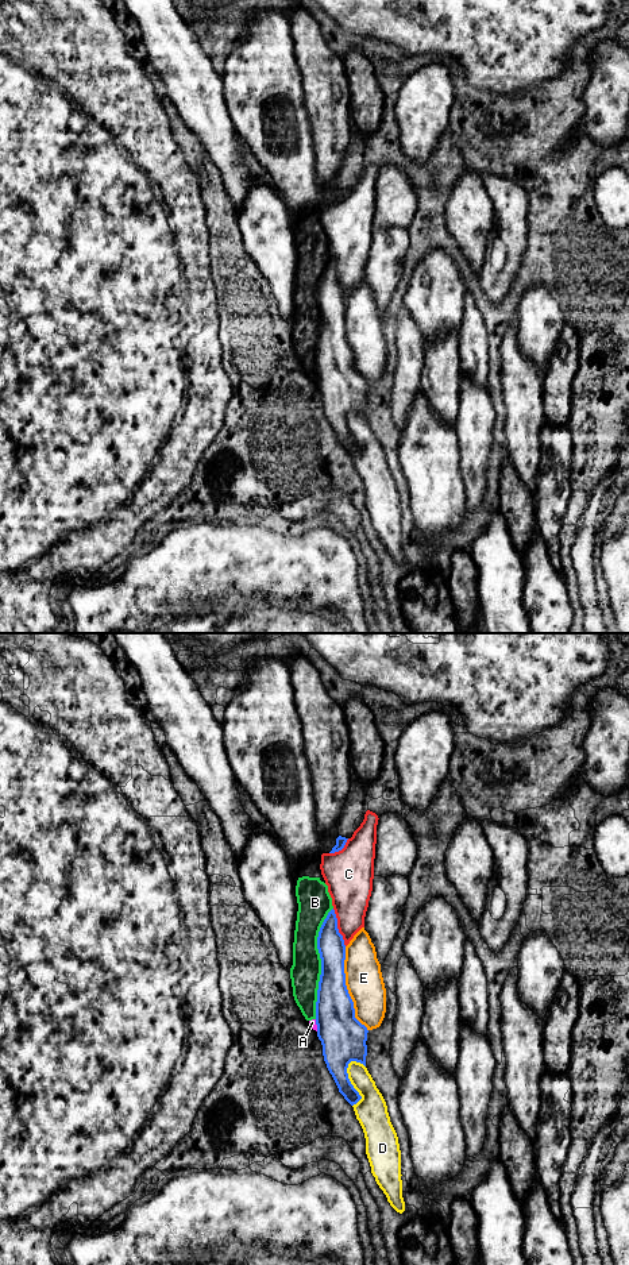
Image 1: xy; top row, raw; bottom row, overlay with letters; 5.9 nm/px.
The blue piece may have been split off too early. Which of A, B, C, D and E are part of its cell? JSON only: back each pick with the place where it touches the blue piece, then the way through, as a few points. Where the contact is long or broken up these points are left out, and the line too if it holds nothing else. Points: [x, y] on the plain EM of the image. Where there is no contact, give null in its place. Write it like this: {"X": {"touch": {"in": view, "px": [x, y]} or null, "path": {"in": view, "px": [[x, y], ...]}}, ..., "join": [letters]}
{"join": []}

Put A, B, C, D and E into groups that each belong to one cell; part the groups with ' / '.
A B / C / D / E

